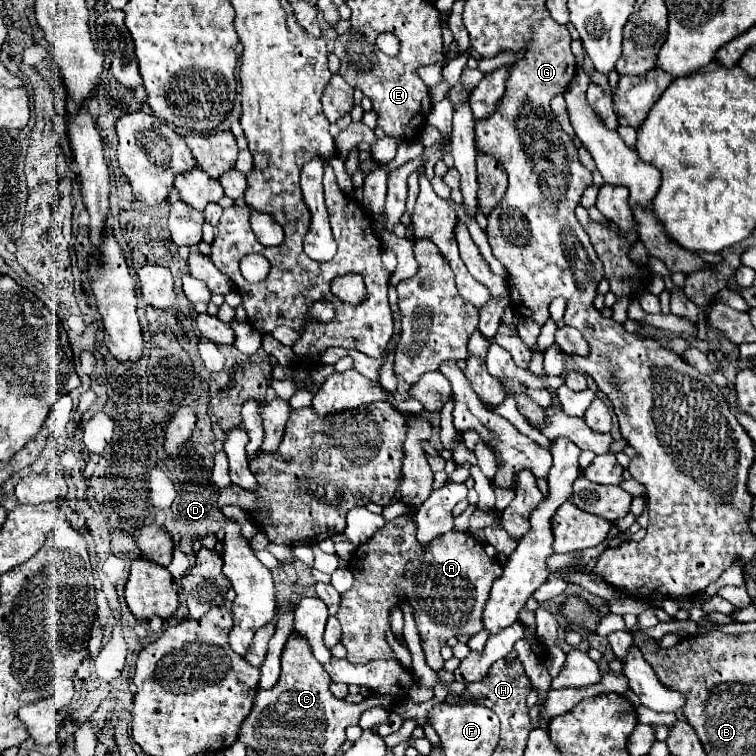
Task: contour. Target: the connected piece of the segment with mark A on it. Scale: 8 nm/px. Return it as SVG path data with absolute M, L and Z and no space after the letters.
M400 515L376 531L366 545L360 545L355 556L348 565L354 575L354 585L350 591L342 593L340 609L336 613L336 619L342 625L342 645L348 651L348 661L366 663L366 659L374 657L396 659L396 653L386 641L386 631L390 627L392 609L400 607L398 593L404 593L414 609L422 651L426 663L434 671L440 671L444 665L440 649L450 637L472 637L484 629L482 613L490 599L494 579L502 575L502 567L496 559L486 555L484 545L470 533L452 529L422 545L416 539L414 517Z

